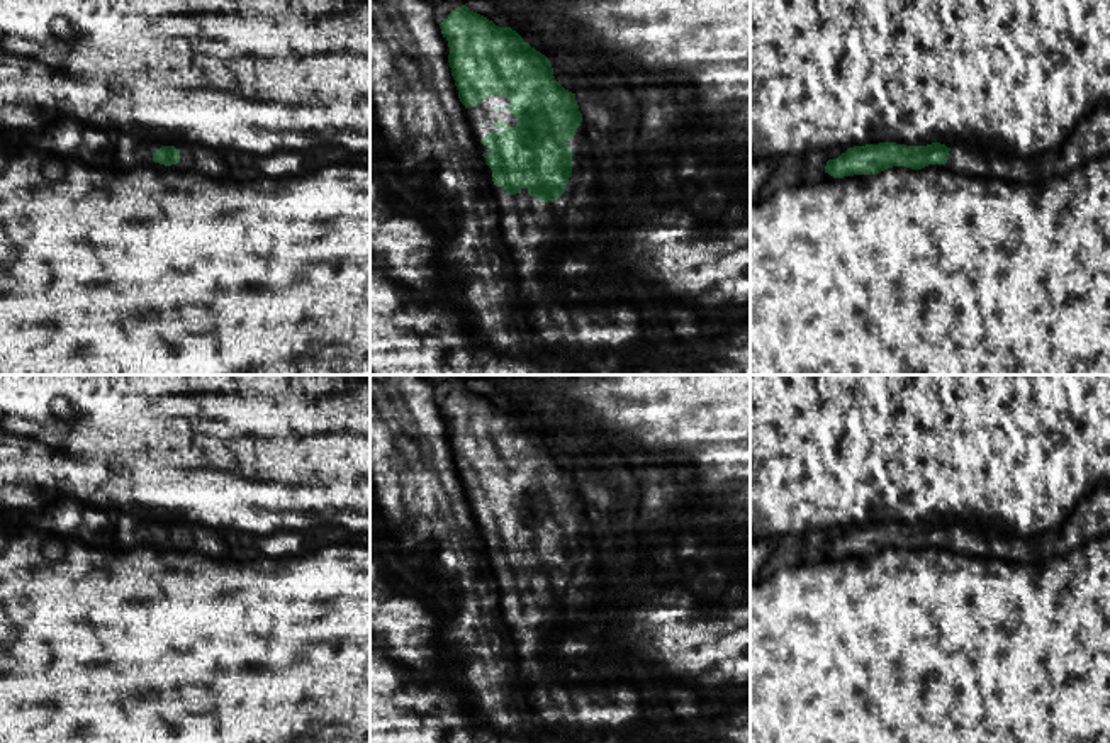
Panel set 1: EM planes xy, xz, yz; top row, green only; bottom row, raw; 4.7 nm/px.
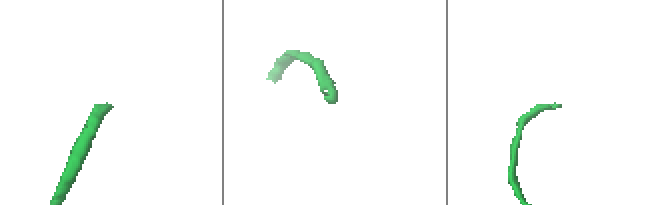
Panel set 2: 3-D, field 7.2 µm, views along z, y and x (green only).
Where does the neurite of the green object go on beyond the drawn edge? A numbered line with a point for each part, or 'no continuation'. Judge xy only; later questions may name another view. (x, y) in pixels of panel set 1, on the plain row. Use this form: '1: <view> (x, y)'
1: xy (192, 536)

